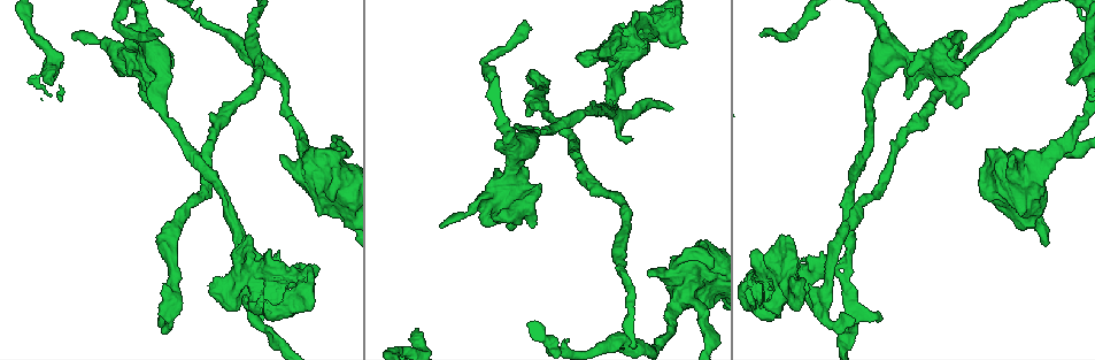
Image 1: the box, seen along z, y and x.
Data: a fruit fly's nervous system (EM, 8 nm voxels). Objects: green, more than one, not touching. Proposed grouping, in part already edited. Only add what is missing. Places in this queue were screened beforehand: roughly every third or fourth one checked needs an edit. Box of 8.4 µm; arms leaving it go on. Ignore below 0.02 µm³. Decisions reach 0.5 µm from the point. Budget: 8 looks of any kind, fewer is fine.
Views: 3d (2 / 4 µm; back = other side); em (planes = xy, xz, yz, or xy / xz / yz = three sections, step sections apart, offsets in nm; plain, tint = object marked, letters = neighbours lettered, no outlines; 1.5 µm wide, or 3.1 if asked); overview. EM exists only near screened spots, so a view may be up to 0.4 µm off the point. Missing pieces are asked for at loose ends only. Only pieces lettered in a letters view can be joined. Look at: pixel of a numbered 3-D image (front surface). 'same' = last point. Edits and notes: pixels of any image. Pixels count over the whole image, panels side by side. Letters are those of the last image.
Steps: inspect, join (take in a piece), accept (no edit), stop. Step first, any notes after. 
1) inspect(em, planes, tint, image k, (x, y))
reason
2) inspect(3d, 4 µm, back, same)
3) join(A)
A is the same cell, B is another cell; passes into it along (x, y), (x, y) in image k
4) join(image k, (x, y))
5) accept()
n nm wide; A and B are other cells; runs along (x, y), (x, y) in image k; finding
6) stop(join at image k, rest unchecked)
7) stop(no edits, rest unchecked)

inspect(3d, 4 µm, back, image 1, (441, 227))
thin end

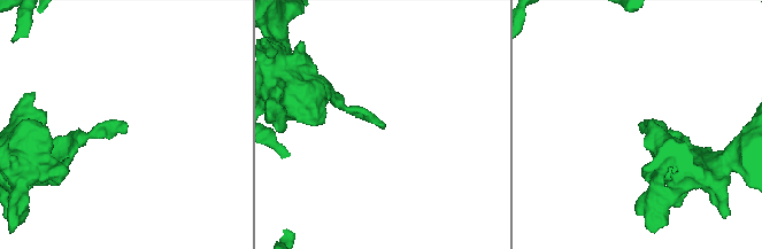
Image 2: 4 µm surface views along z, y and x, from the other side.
inspect(em, planes, plain, image 2, (641, 130))

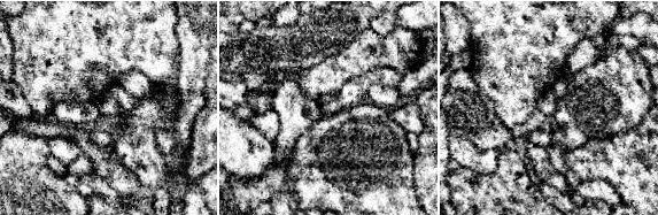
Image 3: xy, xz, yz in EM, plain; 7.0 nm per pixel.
inspect(em, planes, letters, same)

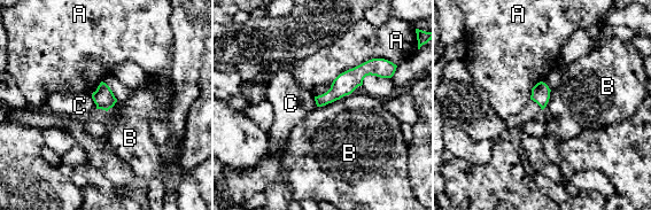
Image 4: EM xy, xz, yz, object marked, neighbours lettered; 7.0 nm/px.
accept()
130 nm wide; A, B and C are other cells; border along (339, 99), (317, 107) in image 4; no lettered piece goes on from it

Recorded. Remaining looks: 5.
inspect(3d, 2 µm, image 1, (421, 332))

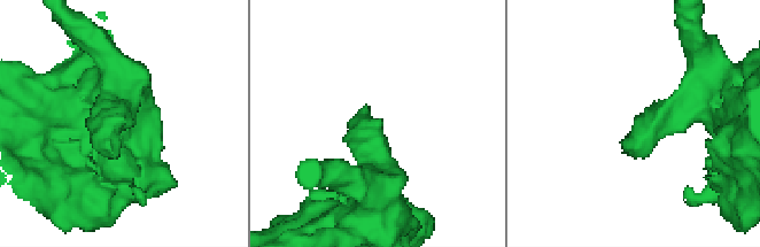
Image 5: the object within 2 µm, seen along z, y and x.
inspect(em, xz, step 4, tint, image 5, (115, 156))
now the EM

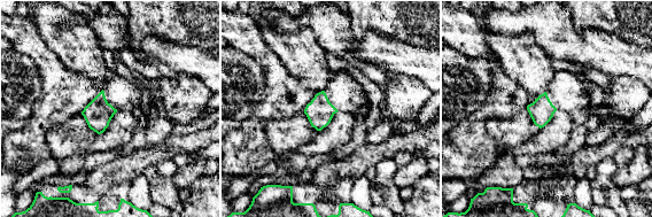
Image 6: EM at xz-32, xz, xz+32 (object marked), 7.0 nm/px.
inspect(em, xz, step 4, letters, same)

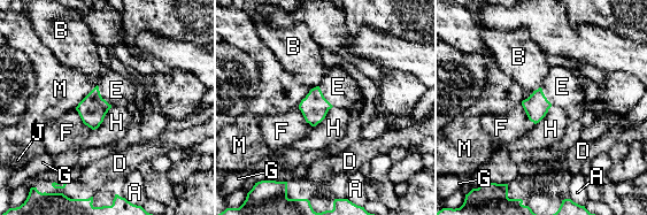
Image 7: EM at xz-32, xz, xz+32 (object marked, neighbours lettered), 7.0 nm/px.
join(E)
E is the same cell, A, B, D, F, G, H, J and M are other cells; passes into it along (92, 109), (100, 96), (116, 90) in image 7; it goes on there

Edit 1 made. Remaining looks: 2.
stop(join at image 7, rest unchecked)

